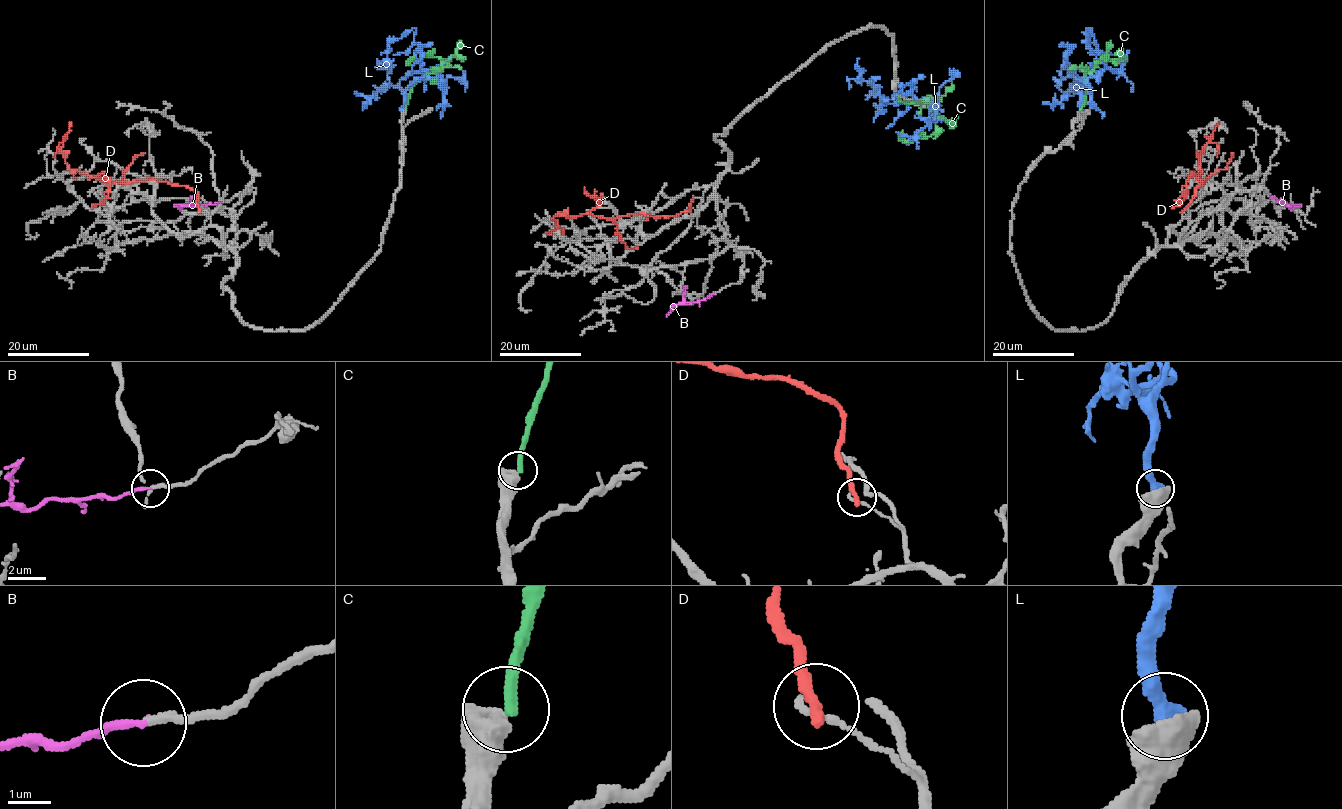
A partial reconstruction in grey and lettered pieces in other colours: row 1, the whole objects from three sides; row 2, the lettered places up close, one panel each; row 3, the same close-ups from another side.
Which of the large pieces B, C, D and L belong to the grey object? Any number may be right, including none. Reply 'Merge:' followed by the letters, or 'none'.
Merge: B

